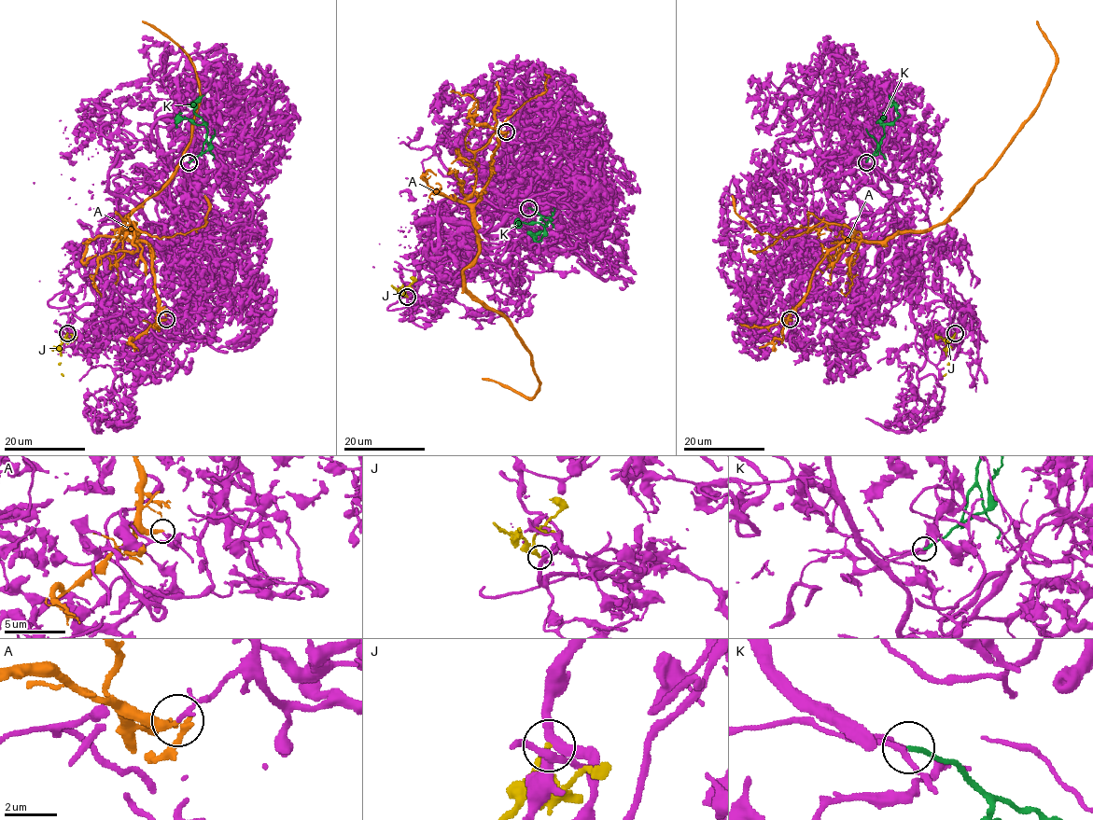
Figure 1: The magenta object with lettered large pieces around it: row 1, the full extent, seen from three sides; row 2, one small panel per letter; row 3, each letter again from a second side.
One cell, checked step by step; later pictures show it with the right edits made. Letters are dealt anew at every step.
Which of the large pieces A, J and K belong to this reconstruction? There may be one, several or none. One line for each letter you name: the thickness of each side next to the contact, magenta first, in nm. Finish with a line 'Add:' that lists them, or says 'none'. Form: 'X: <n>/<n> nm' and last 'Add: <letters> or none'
K: 130/190 nm
Add: K

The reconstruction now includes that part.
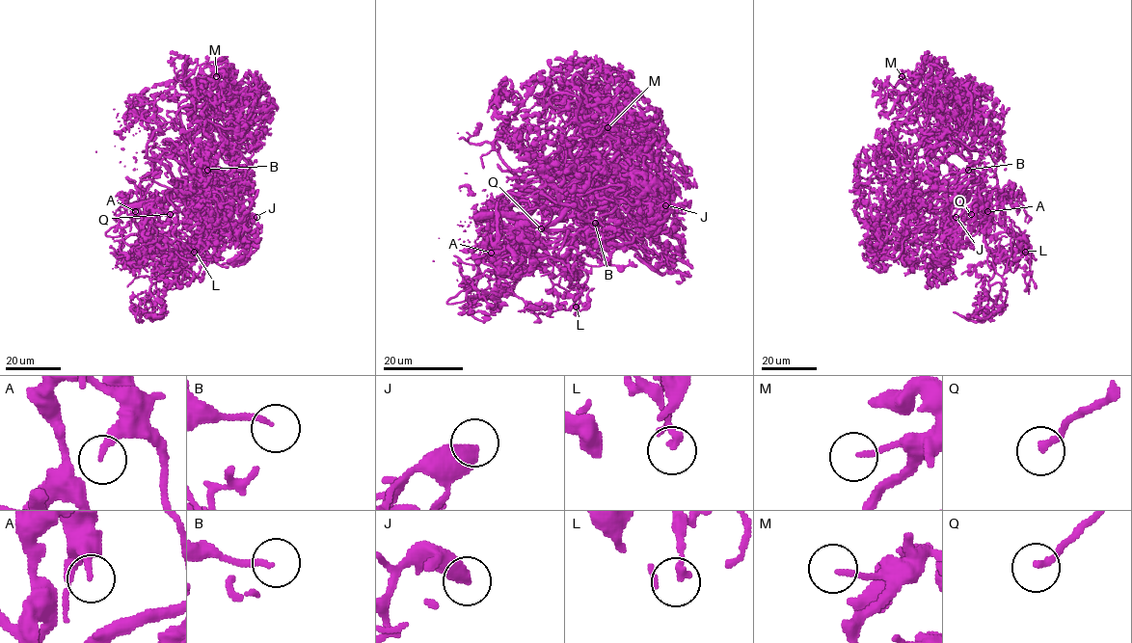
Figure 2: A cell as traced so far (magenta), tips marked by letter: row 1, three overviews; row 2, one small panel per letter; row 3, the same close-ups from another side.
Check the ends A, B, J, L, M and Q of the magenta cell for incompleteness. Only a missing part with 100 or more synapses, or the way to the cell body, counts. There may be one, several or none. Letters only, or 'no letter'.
Q

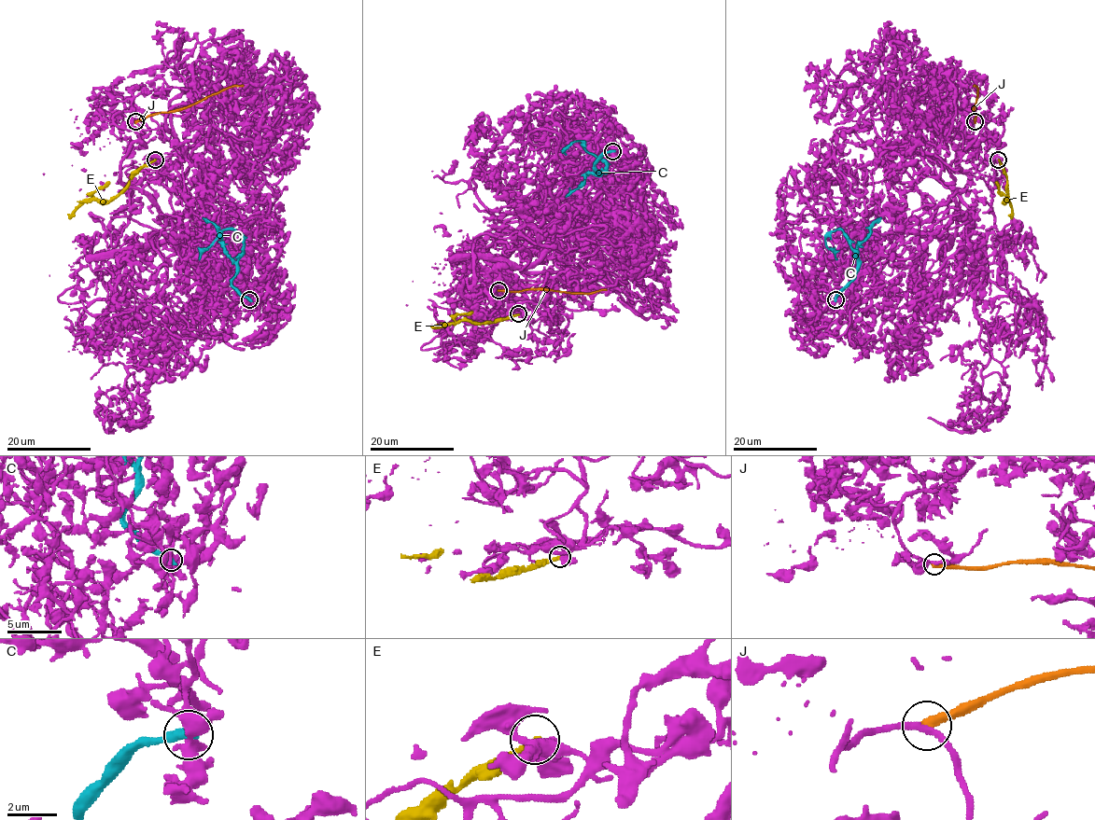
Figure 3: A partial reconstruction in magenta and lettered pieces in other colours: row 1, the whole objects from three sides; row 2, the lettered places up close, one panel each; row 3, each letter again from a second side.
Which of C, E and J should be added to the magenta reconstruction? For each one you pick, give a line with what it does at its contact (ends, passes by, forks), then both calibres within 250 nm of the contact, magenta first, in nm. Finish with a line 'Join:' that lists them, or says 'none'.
Join: none

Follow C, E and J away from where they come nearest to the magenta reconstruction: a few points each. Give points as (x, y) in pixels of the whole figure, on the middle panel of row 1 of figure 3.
C: (612, 151), (606, 151), (595, 164), (601, 173), (606, 164), (589, 153), (580, 141), (573, 141), (562, 152)
E: (518, 313), (496, 322), (460, 320), (441, 327), (432, 326)
J: (498, 289), (571, 293), (606, 289)

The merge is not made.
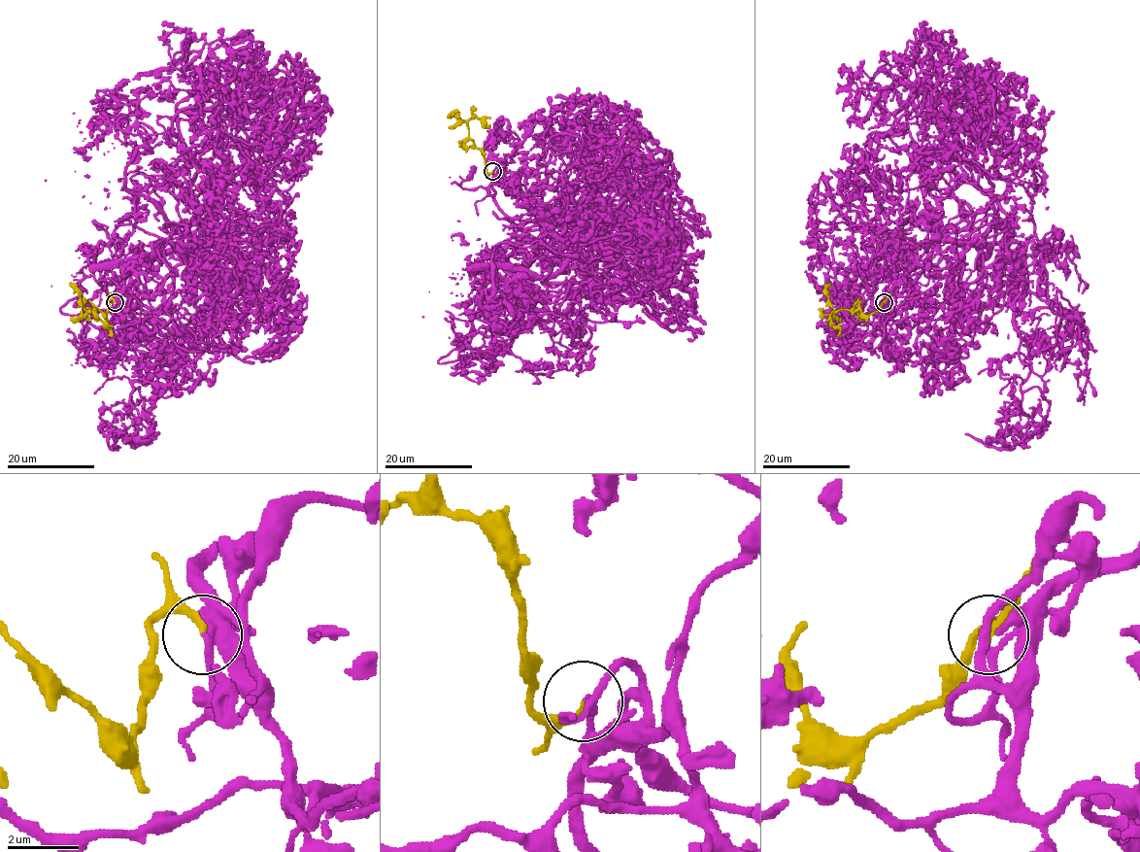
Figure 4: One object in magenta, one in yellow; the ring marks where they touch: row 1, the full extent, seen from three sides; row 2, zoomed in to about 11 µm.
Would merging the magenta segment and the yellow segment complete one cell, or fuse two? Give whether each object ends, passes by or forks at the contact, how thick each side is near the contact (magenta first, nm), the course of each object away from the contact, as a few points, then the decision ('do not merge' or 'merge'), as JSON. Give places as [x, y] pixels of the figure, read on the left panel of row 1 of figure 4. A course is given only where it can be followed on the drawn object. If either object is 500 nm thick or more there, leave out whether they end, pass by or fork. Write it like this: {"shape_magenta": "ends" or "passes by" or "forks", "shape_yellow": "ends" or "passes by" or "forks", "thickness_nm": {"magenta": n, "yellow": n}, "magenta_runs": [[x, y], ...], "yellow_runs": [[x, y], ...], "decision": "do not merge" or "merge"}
{"shape_magenta": "passes by", "shape_yellow": "ends", "thickness_nm": {"magenta": 150, "yellow": 190}, "magenta_runs": [[115, 302], [117, 284], [127, 307], [150, 298], [247, 159], [235, 96], [302, 89], [269, 150], [316, 151]], "yellow_runs": [[115, 302], [109, 300], [106, 314], [97, 310], [93, 313], [90, 309], [112, 336]], "decision": "merge"}

